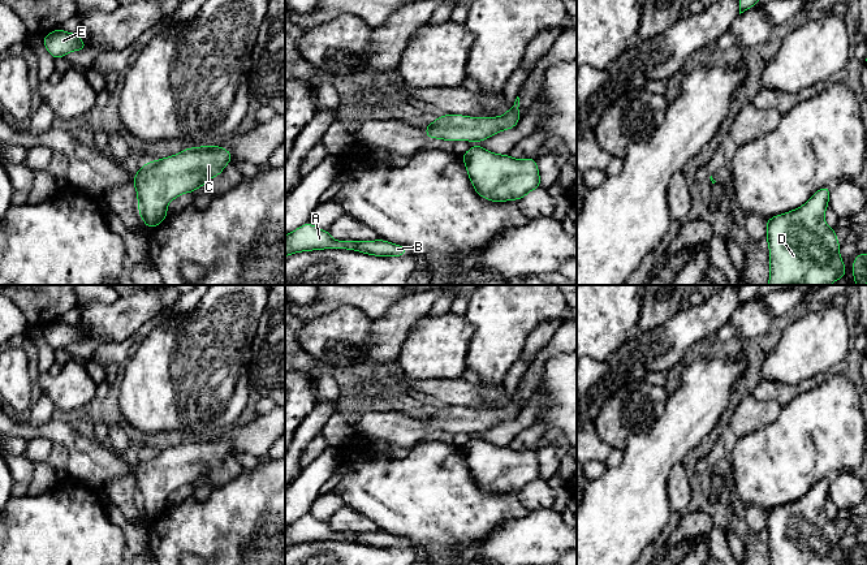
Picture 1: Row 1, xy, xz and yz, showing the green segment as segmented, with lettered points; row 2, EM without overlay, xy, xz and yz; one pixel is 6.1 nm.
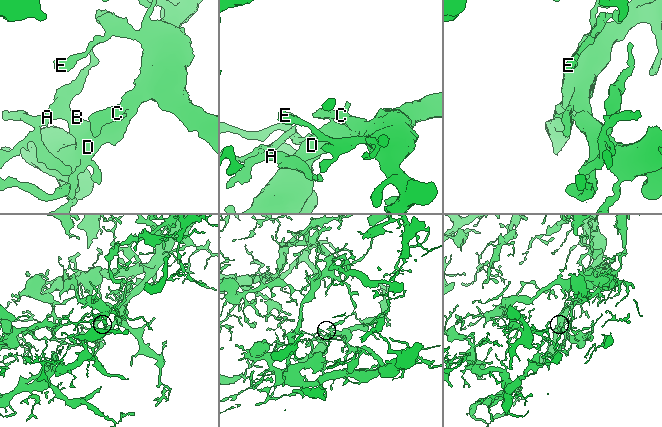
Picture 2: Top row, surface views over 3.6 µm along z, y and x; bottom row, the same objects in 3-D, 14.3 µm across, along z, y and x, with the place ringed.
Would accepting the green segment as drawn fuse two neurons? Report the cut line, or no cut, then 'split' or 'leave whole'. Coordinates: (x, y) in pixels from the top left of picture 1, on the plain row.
no cut | leave whole

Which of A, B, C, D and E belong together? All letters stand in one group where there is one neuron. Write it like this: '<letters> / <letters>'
A B C D E

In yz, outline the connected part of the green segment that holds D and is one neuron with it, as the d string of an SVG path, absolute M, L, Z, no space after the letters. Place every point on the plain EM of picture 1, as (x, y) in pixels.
M825 478L819 480L801 500L767 512L769 565L845 565L836 521L831 521L824 512L828 492L829 478Z

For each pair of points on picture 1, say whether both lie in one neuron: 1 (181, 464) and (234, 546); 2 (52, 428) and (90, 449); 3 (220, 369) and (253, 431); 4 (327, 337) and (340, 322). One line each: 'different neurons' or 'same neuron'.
1: different neurons
2: same neuron
3: different neurons
4: same neuron

